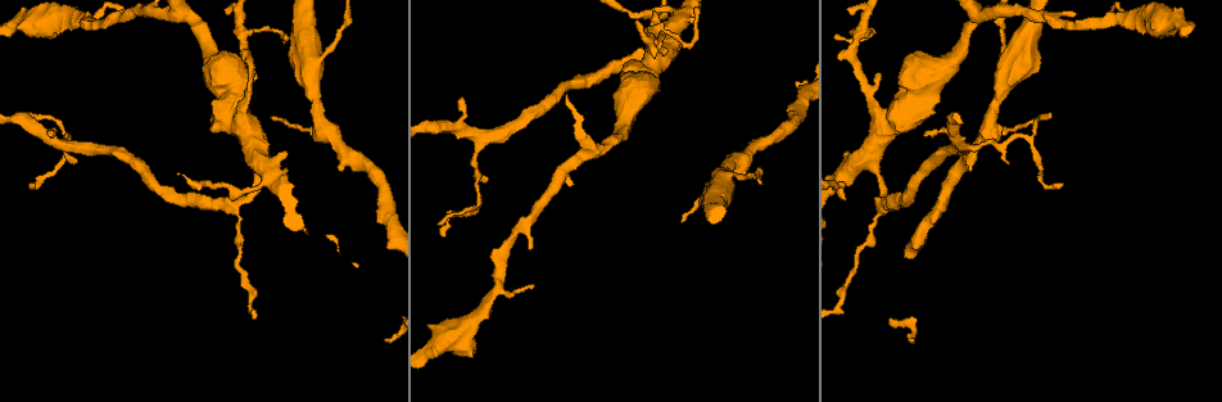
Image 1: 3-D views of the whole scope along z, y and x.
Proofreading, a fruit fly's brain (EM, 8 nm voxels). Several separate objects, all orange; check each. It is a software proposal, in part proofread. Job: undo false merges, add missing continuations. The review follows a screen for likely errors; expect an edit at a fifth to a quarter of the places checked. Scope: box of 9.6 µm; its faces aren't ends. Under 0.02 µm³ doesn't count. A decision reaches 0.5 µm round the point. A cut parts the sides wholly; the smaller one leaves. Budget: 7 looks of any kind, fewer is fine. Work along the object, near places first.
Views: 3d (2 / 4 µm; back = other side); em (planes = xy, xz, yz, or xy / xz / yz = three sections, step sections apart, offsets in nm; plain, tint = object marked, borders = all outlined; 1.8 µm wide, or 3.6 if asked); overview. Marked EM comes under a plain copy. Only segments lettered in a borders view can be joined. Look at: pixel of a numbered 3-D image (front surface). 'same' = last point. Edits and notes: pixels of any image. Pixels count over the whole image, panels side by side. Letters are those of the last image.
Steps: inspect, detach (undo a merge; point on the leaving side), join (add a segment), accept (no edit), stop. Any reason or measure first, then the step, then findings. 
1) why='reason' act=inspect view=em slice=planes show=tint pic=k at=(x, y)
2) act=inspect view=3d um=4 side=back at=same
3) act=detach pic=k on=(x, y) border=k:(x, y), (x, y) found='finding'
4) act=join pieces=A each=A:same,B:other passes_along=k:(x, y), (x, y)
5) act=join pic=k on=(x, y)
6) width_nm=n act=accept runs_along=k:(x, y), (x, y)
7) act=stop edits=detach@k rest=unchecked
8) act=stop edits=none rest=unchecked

why='small branch off a trunk' act=inspect view=em um=3.6 slice=planes show=borders pic=1 at=(310, 73)

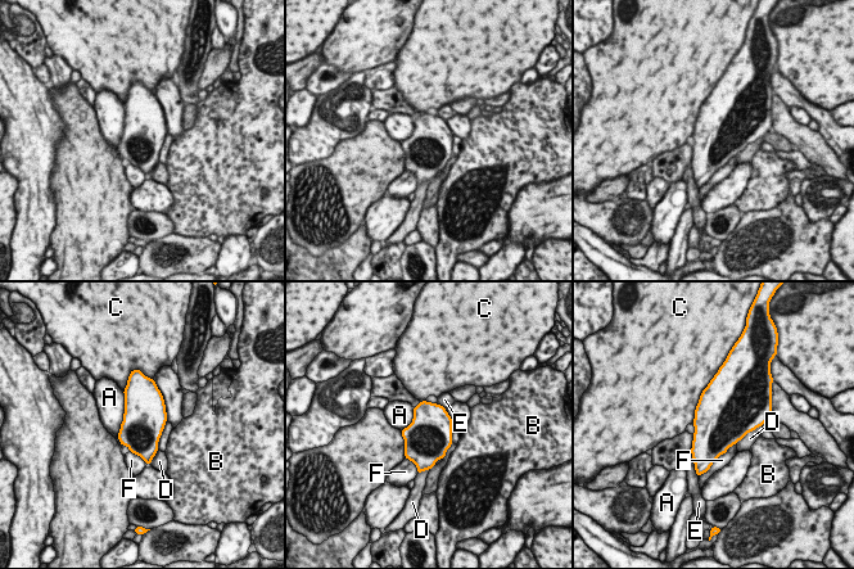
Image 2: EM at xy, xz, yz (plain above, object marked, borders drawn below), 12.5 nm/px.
width_nm=550 act=accept each=A:other,B:other,C:other,D:other,E:other,F:other border=2:(123, 391), (121, 445) found='all the same cell'

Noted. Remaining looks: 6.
why='side arm on a straight run' act=inspect view=em um=3.6 slice=planes show=borders pic=1 at=(241, 124)

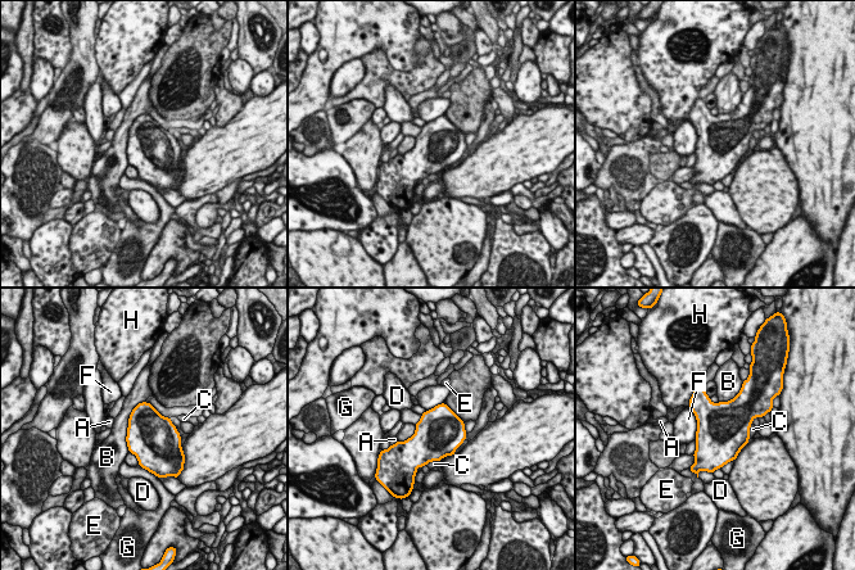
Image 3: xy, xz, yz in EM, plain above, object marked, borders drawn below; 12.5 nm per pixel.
act=accept each=A:other,B:other,C:other,D:other,E:other,F:other,G:other,H:other border=3:(144, 401), (129, 419), (129, 451) found='one cell here'

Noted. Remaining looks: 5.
why='branch stops here' act=inspect view=3d um=4 pic=1 at=(486, 179)

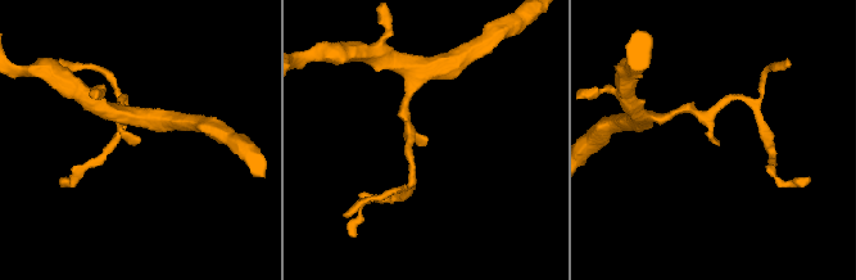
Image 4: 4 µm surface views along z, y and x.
act=inspect view=em slice=yz step=4 show=borders pic=4 at=(426, 138)

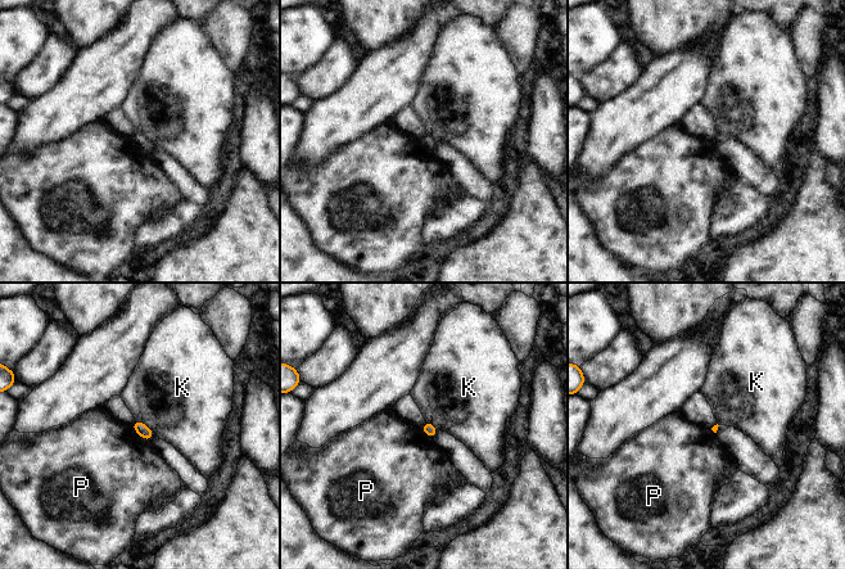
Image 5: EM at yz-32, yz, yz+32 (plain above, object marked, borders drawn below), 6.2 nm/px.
act=accept each=K:other,P:other border=5:(130, 427), (149, 442) found='no lettered segment goes on from it'

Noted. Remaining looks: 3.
act=stop edits=none rest=unchecked

